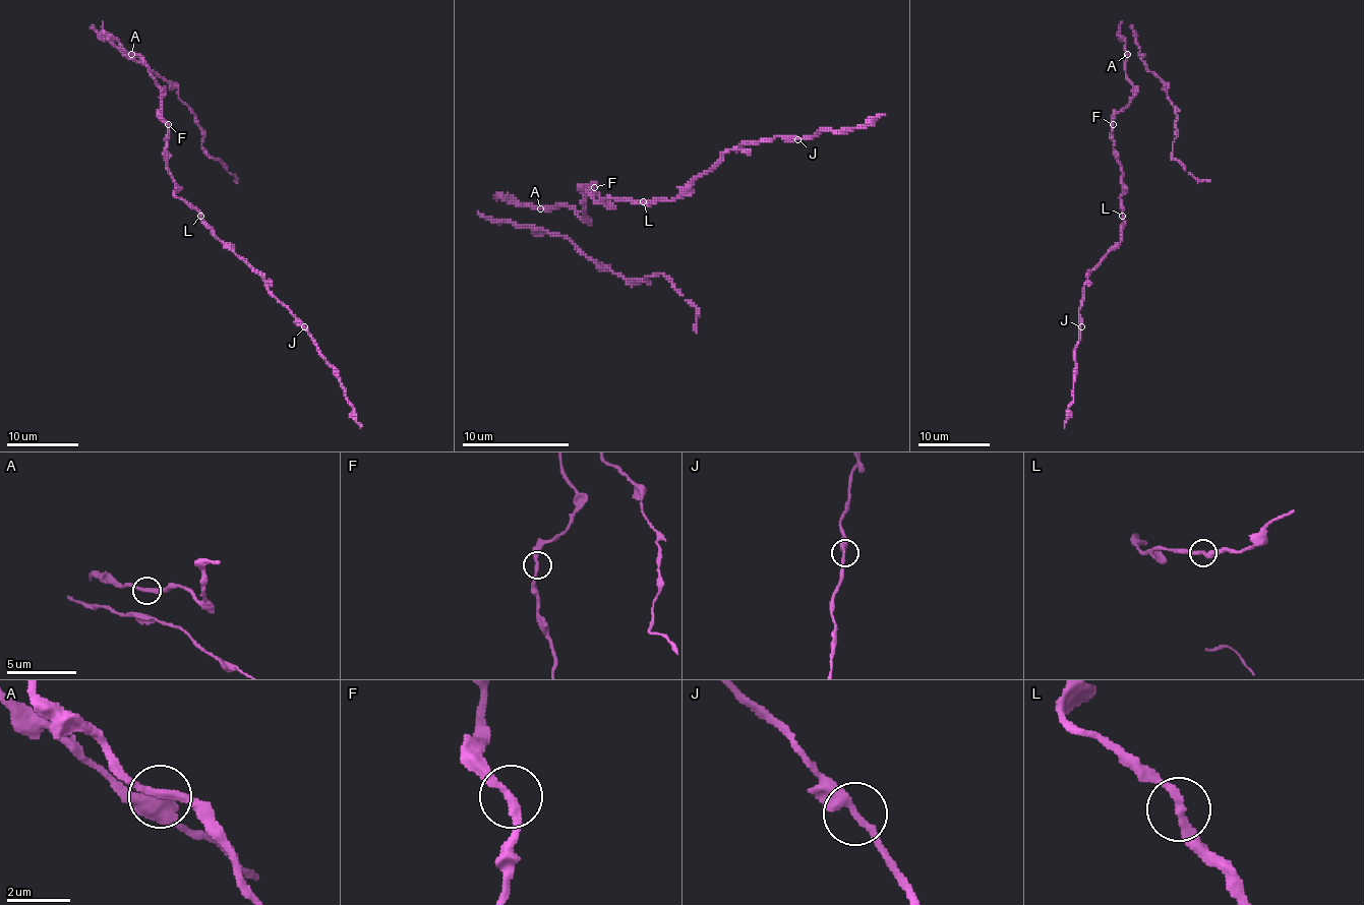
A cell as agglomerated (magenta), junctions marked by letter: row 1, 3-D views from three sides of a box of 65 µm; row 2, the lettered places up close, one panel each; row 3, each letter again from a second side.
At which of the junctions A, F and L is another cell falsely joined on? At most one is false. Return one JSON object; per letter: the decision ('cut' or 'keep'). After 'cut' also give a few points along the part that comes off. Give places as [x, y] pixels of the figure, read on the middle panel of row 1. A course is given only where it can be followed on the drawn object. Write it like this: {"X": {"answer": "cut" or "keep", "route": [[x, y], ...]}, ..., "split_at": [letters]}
{"A": {"answer": "keep"}, "F": {"answer": "keep"}, "L": {"answer": "cut", "route": [[642, 200], [645, 203], [672, 200], [728, 149], [777, 136], [810, 138], [820, 130], [864, 128], [882, 115]]}, "split_at": ["L"]}

